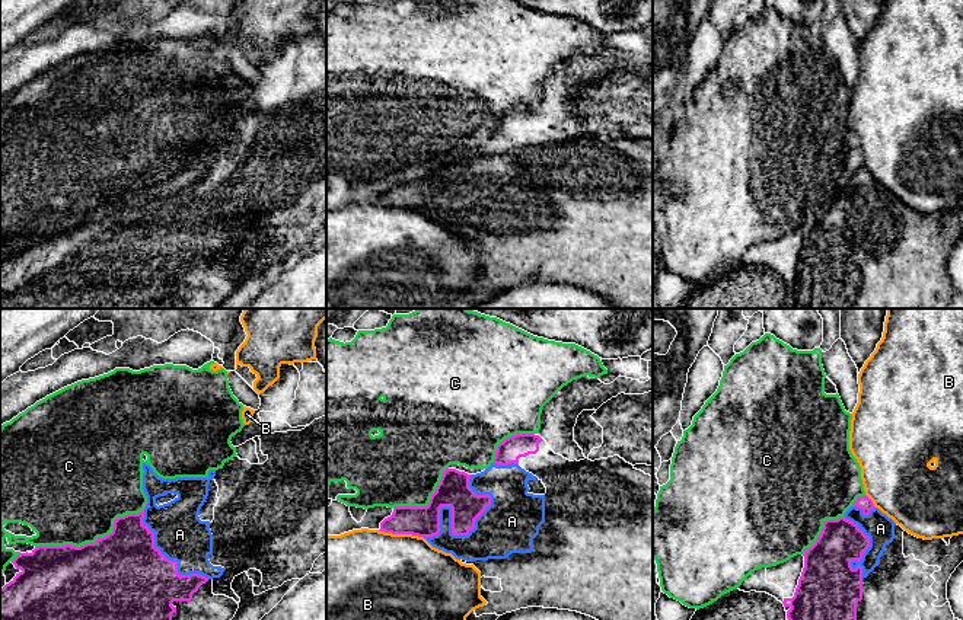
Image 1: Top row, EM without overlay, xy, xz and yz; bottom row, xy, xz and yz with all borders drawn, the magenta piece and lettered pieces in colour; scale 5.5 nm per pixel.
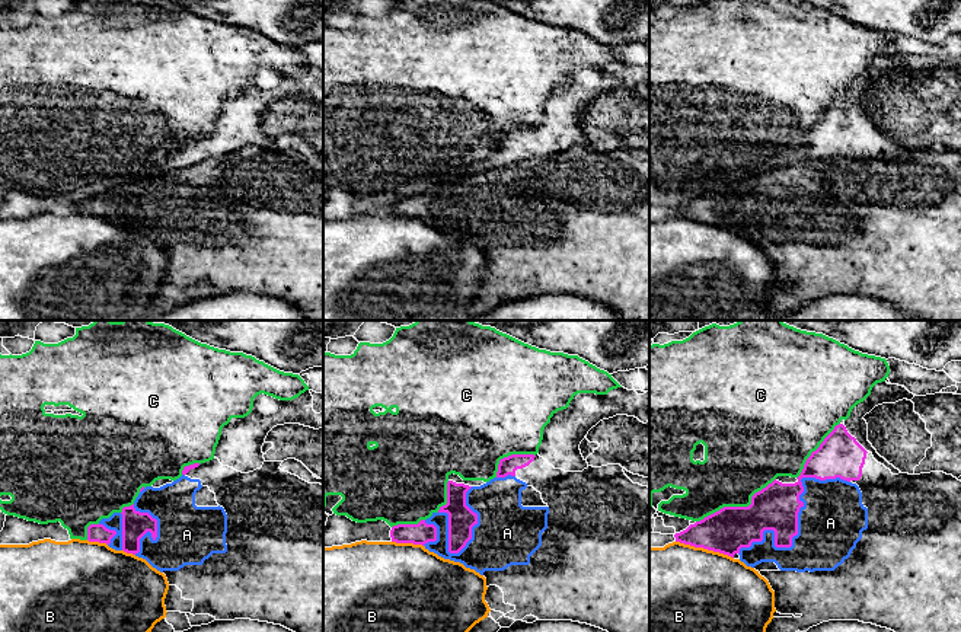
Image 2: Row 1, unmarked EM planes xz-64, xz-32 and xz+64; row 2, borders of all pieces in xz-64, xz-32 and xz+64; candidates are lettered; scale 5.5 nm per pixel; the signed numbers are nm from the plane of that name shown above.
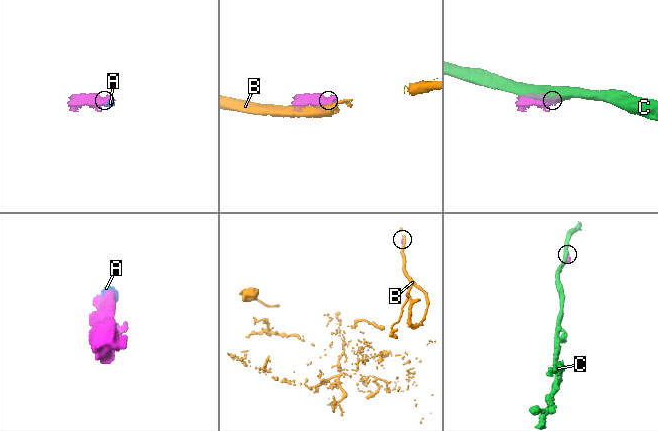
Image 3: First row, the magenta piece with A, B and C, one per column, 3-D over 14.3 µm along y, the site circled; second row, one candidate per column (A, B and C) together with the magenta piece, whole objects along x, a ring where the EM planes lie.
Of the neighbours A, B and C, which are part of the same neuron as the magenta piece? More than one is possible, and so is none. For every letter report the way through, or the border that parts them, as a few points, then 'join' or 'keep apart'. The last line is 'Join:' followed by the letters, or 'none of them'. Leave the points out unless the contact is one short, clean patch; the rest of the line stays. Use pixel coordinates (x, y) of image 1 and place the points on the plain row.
A: keep apart
B: keep apart
C: keep apart
Join: none of them

